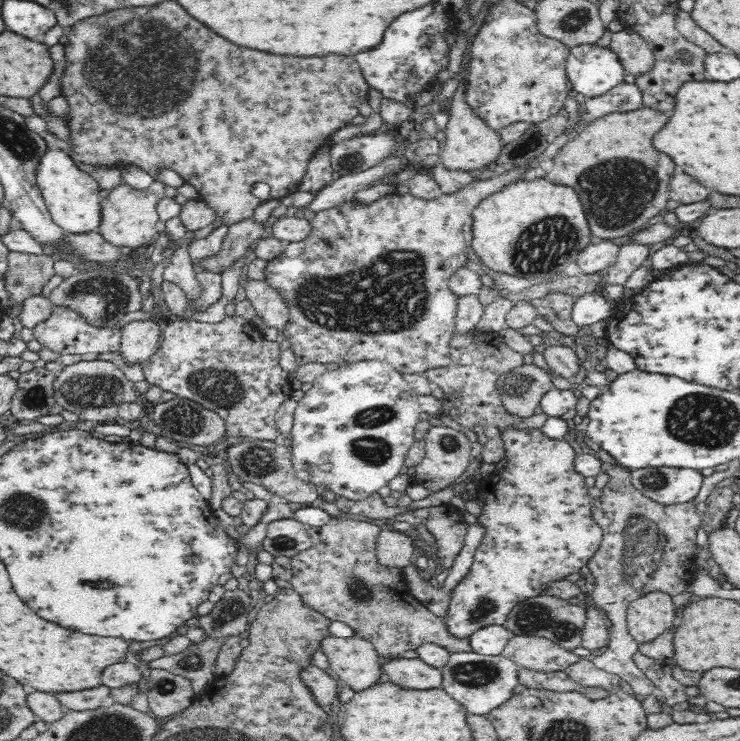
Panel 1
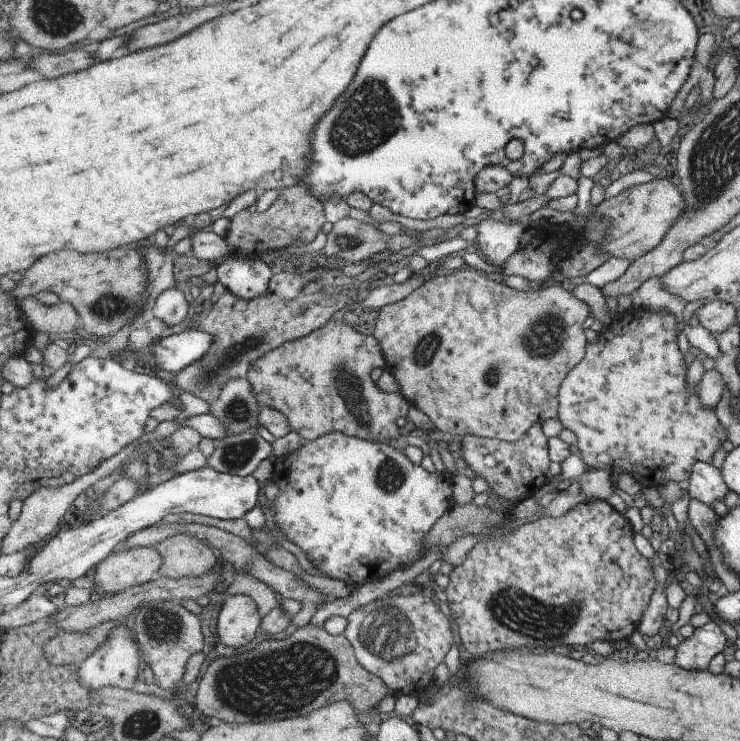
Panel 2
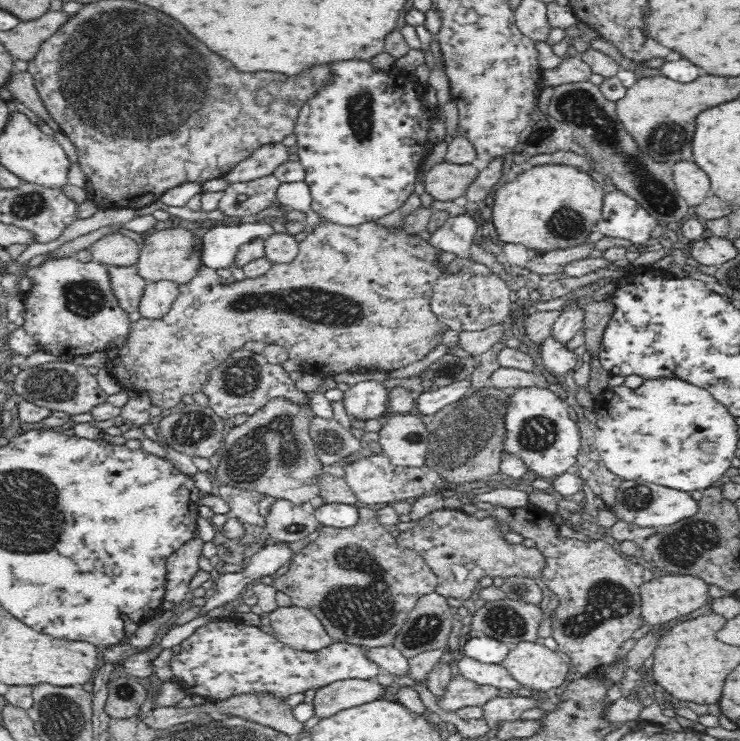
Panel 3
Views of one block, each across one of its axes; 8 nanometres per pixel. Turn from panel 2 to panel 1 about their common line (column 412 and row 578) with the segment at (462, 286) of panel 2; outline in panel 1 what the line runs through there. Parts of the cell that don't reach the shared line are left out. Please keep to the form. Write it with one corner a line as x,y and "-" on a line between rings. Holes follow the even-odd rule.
341,516
332,517
331,521
320,527
308,527
308,535
312,538
312,547
292,556
293,588
306,605
326,615
331,621
340,621
356,630
357,636
370,641
379,656
393,658
406,650
415,650
424,643
436,643
447,648
451,653
474,654
469,637
458,638
450,633
445,617
439,617
428,611
407,587
407,580
400,568
384,568
378,564
375,555
376,538
381,527
367,521
347,519

